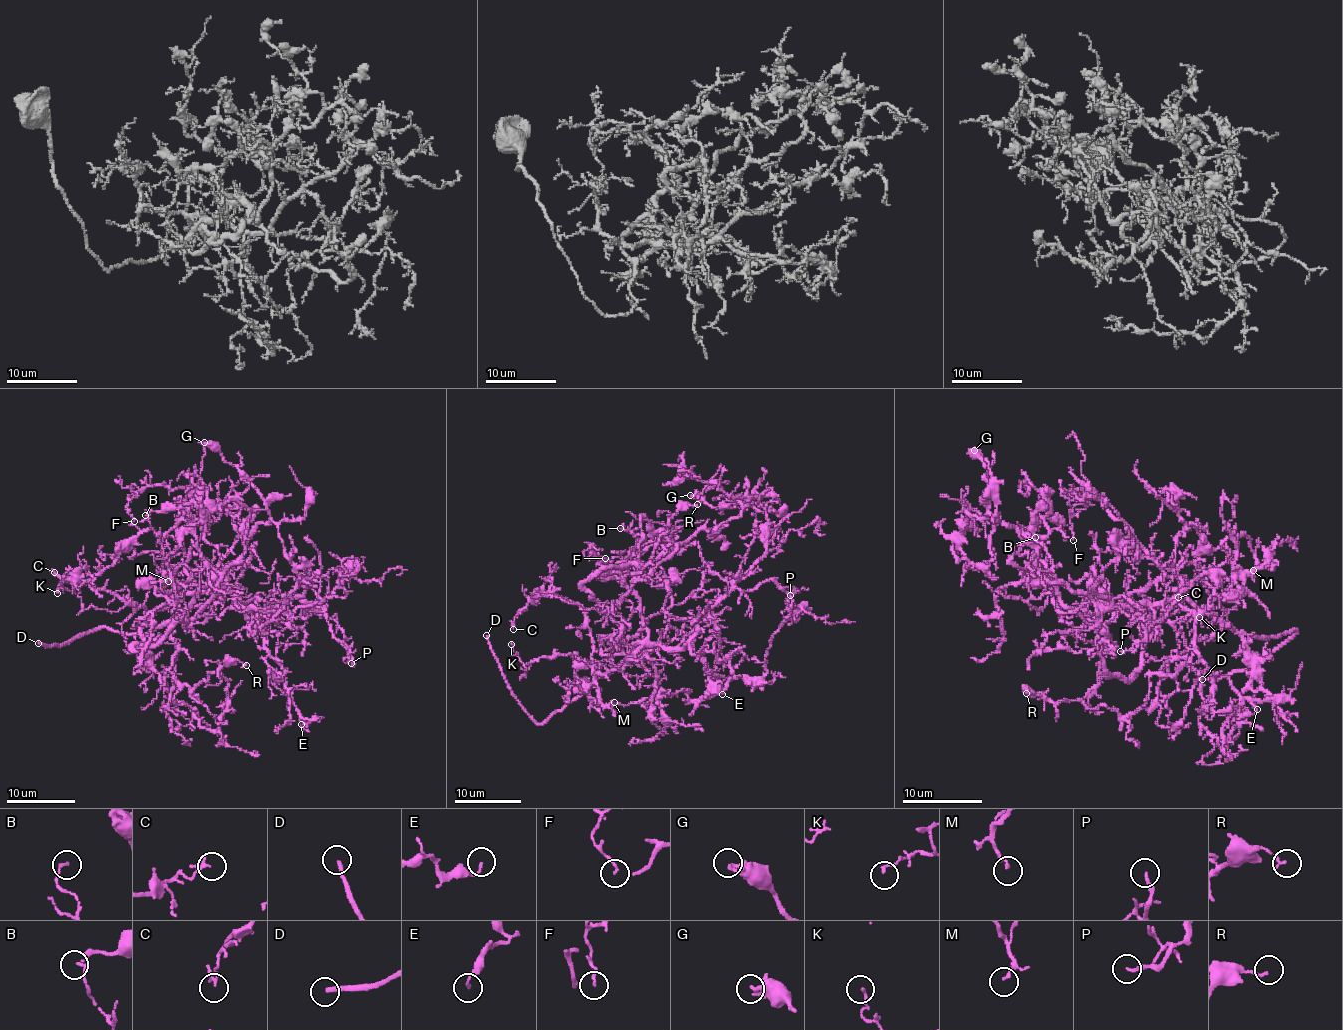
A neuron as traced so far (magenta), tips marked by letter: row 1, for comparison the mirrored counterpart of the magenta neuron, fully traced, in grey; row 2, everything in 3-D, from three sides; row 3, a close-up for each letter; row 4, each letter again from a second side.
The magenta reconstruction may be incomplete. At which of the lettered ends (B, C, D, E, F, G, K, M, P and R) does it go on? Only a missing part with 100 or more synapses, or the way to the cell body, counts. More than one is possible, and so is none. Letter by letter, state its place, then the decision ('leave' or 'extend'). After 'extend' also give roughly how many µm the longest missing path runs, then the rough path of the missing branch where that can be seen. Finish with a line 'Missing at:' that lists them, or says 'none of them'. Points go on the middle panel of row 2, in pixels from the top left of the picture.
B: place (620, 528); leave
C: place (513, 629); leave
D: place (486, 635); extend; missing 70 µm; course (486, 635), (483, 589), (488, 546), (507, 512), (595, 454), (659, 436)
E: place (722, 694); leave
F: place (605, 558); leave
G: place (690, 495); leave
K: place (511, 644); leave
M: place (614, 702); leave
P: place (790, 595); leave
R: place (697, 504); leave
Missing at: D

